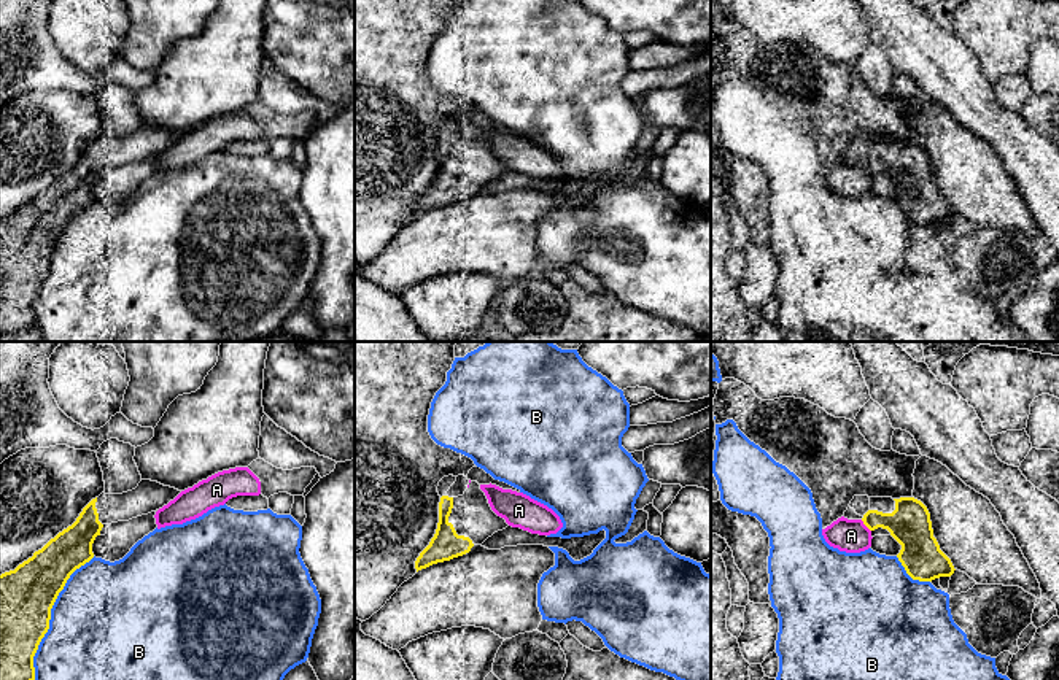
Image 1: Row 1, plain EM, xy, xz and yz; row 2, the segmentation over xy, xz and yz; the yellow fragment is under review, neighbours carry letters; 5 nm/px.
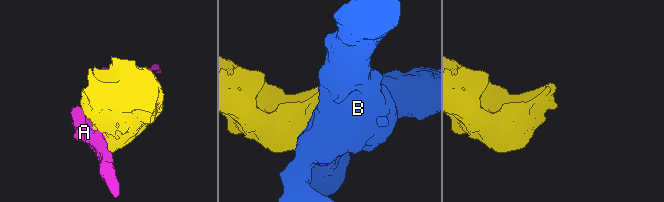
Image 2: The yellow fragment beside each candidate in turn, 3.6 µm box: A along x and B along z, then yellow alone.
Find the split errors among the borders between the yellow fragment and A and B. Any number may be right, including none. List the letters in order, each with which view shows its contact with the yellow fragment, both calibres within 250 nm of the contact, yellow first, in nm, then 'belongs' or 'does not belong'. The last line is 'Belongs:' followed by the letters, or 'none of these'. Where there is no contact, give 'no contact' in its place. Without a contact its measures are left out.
A: yz | 220/170 nm | does not belong
B: xy | 280/480 nm | does not belong
Belongs: none of these

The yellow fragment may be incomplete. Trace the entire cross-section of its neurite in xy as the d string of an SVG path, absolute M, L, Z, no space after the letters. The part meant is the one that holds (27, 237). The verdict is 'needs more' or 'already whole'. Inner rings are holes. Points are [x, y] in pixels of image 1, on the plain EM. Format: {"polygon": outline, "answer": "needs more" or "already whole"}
{"polygon": "M142 124L132 135L92 143L76 165L51 183L14 214L0 219L0 332L19 332L35 324L33 300L49 273L51 253L70 219L94 202L92 187L105 168L129 165L167 149L181 135Z", "answer": "needs more"}

